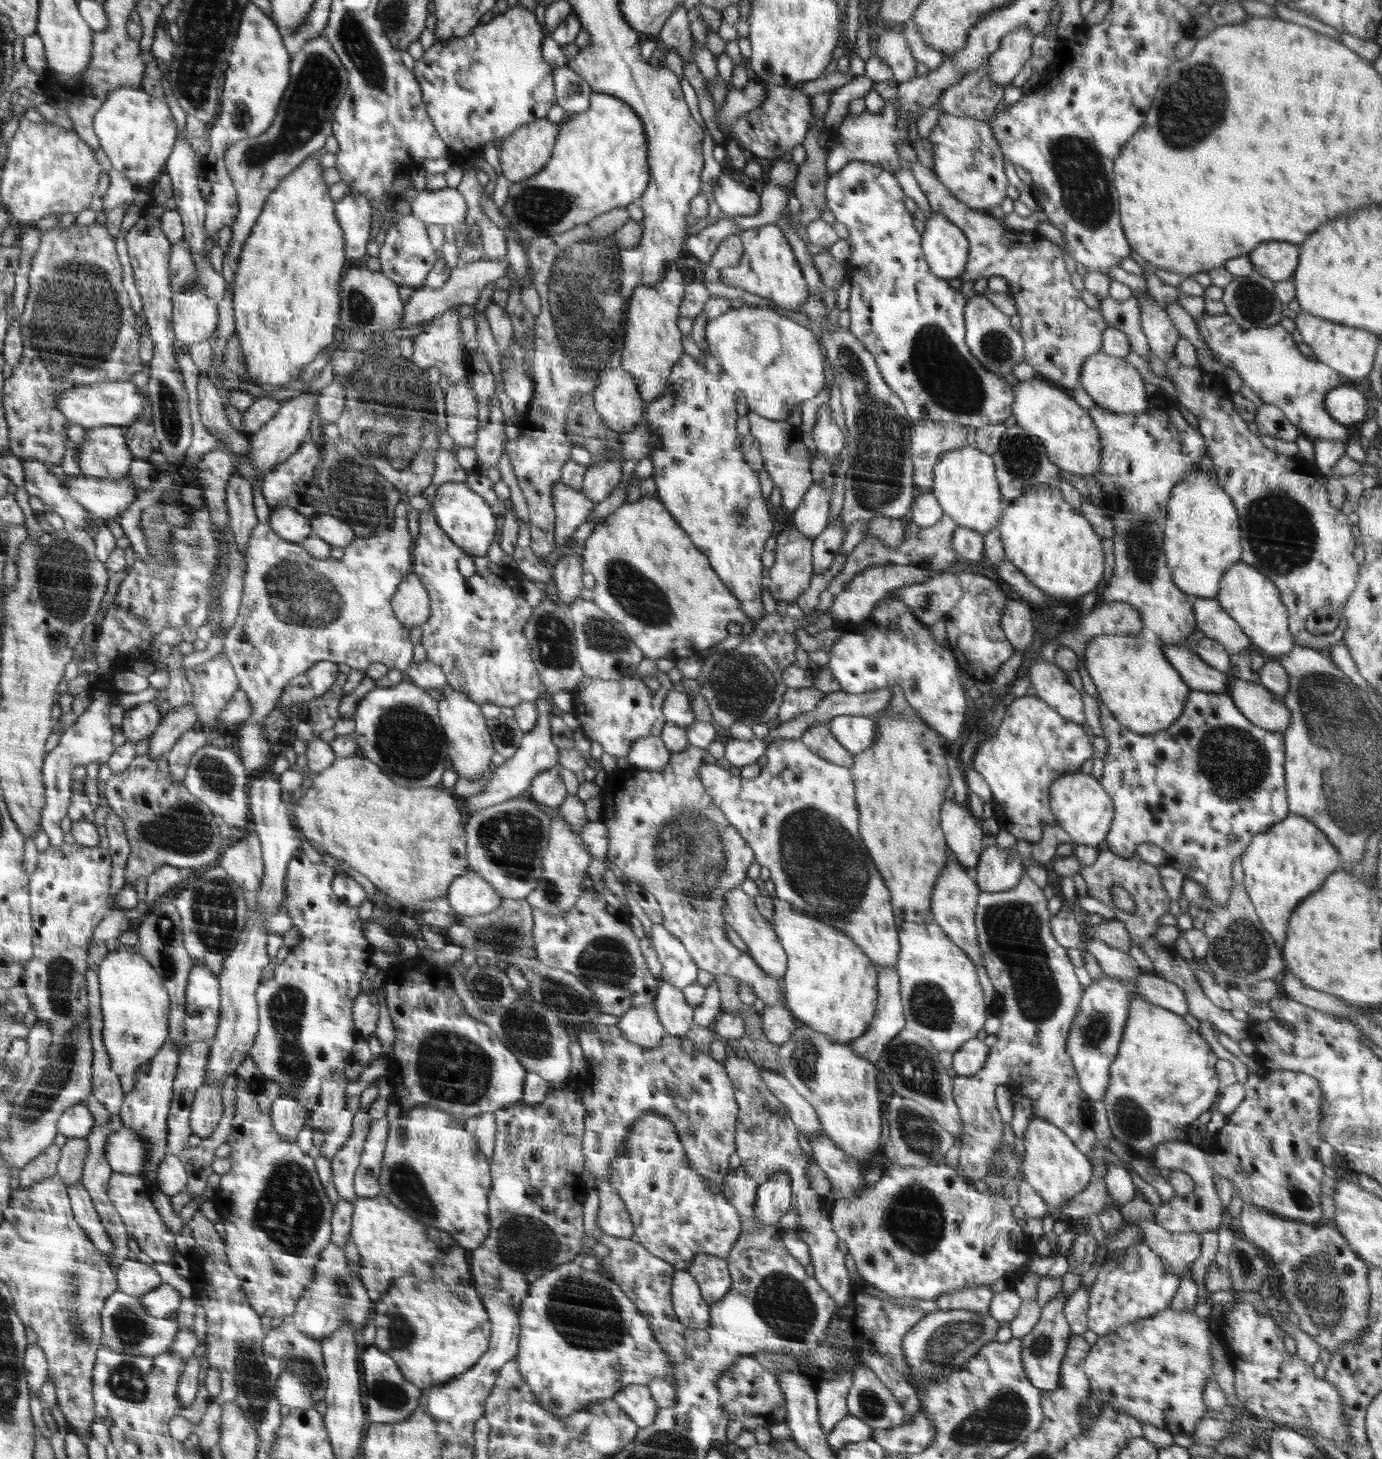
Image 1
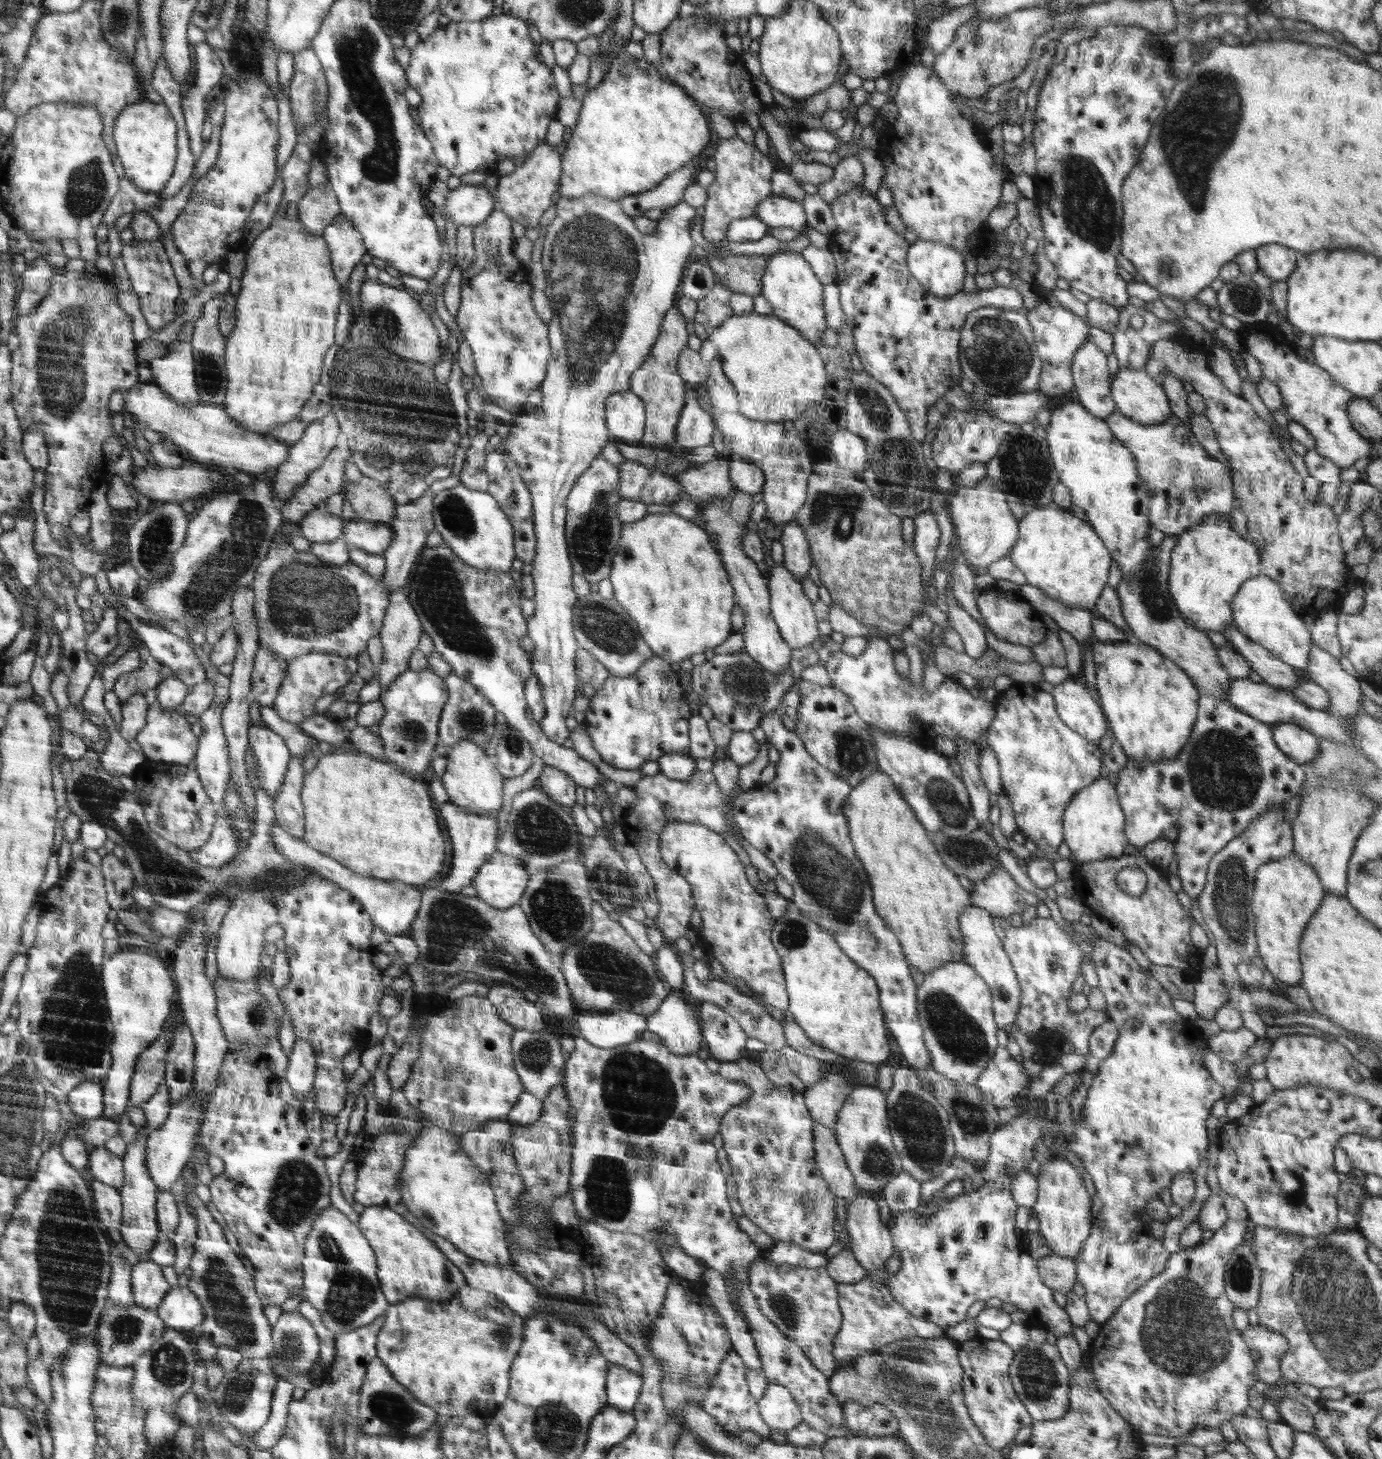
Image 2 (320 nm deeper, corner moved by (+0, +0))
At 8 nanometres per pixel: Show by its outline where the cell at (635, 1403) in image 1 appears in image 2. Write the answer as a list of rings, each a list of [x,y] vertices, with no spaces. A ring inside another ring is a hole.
[[[610,1364],[607,1370],[608,1405],[623,1411],[631,1411],[638,1404],[642,1392],[641,1375],[626,1367]]]

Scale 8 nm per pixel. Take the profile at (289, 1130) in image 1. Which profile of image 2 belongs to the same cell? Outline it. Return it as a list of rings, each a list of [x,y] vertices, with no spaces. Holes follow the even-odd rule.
[[[298,1040],[289,1057],[286,1069],[286,1082],[296,1094],[296,1100],[304,1102],[313,1090],[316,1072],[316,1055],[308,1040]]]

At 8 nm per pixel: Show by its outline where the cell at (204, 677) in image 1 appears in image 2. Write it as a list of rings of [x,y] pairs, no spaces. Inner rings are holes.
[[[214,702],[199,716],[202,734],[199,740],[199,752],[196,753],[196,773],[202,780],[203,789],[210,795],[212,802],[224,804],[223,800],[229,788],[230,757],[227,740],[221,725],[223,704]]]

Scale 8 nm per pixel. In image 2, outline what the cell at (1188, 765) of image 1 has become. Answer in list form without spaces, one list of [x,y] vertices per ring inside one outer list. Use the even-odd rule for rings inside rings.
[[[1201,693],[1199,697],[1197,717],[1192,732],[1184,745],[1184,748],[1179,752],[1179,755],[1172,760],[1159,760],[1158,762],[1148,762],[1141,764],[1134,762],[1128,758],[1125,767],[1118,773],[1118,781],[1115,784],[1119,803],[1125,814],[1125,835],[1129,844],[1136,846],[1138,853],[1141,853],[1143,846],[1155,840],[1167,840],[1174,845],[1175,860],[1178,862],[1178,876],[1180,877],[1182,888],[1194,900],[1204,888],[1206,884],[1207,868],[1211,858],[1220,852],[1231,840],[1234,840],[1259,814],[1262,814],[1266,809],[1272,807],[1284,807],[1292,797],[1299,794],[1301,786],[1303,786],[1304,769],[1302,765],[1294,762],[1282,752],[1273,739],[1273,726],[1271,724],[1256,720],[1252,715],[1246,714],[1244,711],[1238,710],[1228,701],[1214,698],[1208,694]]]

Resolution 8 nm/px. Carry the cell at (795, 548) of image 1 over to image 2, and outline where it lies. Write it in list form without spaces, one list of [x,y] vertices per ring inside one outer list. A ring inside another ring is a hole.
[[[784,564],[771,566],[770,570],[770,578],[768,580],[771,595],[770,610],[782,639],[790,648],[795,649],[800,649],[810,644],[817,644],[820,636],[813,602],[810,602],[807,595],[804,594],[801,581],[796,580],[793,577],[794,575],[784,567]]]

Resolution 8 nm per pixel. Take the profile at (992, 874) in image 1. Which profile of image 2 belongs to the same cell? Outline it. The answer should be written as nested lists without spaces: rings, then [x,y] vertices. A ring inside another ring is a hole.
[[[1002,867],[995,868],[984,880],[971,882],[975,886],[970,893],[972,904],[992,915],[1008,918],[1022,914],[1029,906],[1043,903],[1035,894],[1022,889]]]

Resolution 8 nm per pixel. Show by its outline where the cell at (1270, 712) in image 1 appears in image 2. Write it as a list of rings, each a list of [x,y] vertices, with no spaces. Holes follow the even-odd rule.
[[[1274,722],[1273,739],[1278,748],[1298,764],[1308,764],[1319,756],[1319,738],[1293,722]]]

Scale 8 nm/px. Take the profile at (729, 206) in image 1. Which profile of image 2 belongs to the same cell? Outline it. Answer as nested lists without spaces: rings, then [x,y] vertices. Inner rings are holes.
[[[774,194],[758,205],[756,217],[762,219],[770,228],[785,226],[800,231],[807,224],[802,204]]]

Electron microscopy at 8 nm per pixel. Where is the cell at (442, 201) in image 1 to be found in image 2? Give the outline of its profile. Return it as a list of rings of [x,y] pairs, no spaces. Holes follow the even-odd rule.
[[[460,185],[450,189],[446,197],[446,210],[454,224],[475,227],[497,208],[496,198],[486,187]]]

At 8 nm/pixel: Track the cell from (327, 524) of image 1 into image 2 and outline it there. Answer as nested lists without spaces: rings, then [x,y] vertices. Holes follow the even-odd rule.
[[[362,519],[344,520],[341,540],[349,547],[360,548],[367,553],[382,555],[392,543],[391,526],[386,523]]]

